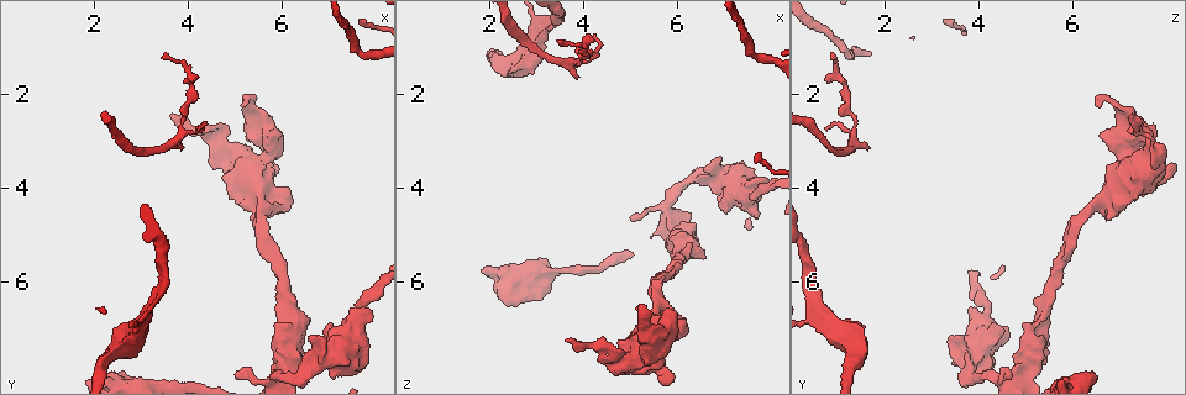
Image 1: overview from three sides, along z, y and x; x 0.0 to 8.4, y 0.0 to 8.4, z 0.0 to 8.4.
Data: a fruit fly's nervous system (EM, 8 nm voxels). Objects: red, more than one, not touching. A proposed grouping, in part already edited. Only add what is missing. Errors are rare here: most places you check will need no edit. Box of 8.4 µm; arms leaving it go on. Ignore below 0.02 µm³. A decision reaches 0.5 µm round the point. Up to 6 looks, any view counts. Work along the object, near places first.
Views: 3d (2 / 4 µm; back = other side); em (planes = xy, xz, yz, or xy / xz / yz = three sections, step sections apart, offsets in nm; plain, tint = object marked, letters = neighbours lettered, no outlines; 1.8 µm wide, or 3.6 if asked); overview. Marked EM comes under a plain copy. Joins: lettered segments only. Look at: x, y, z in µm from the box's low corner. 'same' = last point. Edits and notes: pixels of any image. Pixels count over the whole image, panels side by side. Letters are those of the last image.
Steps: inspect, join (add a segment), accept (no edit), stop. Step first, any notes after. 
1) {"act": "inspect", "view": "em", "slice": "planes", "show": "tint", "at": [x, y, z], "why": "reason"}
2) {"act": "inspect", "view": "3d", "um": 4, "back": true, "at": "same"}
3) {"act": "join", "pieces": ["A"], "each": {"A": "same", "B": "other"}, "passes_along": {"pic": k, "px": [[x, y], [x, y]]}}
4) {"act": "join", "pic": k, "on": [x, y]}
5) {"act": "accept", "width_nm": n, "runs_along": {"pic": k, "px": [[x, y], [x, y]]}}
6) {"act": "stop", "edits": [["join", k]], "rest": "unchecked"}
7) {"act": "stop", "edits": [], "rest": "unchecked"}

{"act": "inspect", "view": "3d", "um": 2, "back": true, "at": [5.20, 2.25, 6.55], "why": "free end"}

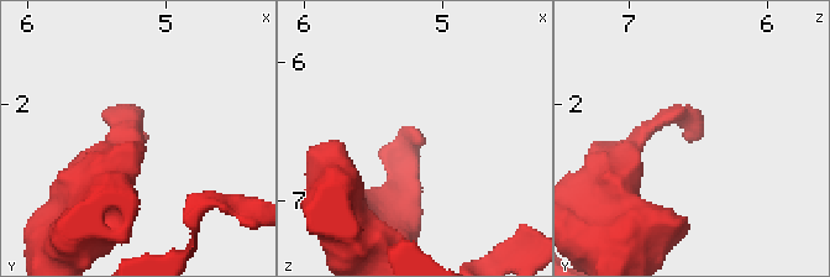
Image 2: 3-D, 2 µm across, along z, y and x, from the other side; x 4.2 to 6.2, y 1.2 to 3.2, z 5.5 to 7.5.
{"act": "inspect", "view": "em", "slice": "planes", "show": "letters", "at": [5.14, 2.28, 6.56], "why": "need the tissue"}

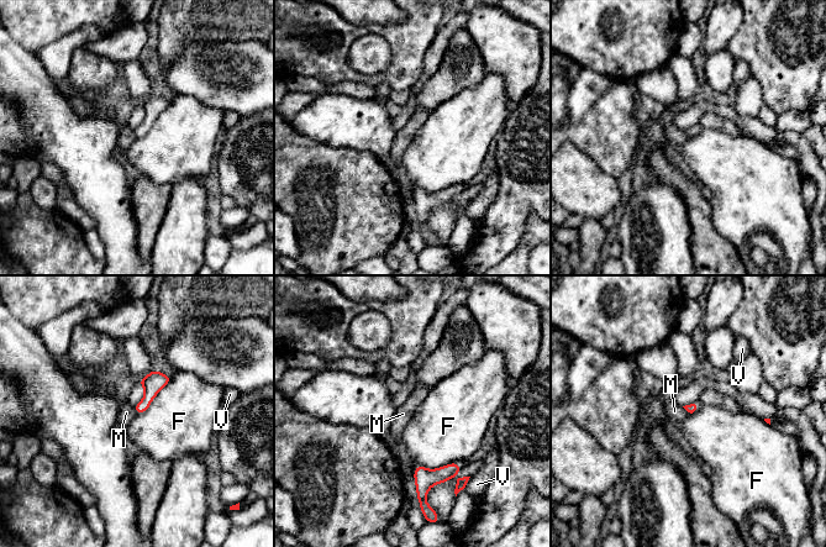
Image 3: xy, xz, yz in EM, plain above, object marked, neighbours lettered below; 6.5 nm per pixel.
{"act": "accept", "each": {"F": "other", "M": "other", "V": "other"}, "border": {"pic": 3, "px": [[132, 406], [137, 413]]}, "found": "none of them fits"}

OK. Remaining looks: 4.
{"act": "inspect", "view": "em", "slice": "xz", "step": 4, "show": "tint", "at": [6.50, 7.15, 3.55], "why": "an open end"}

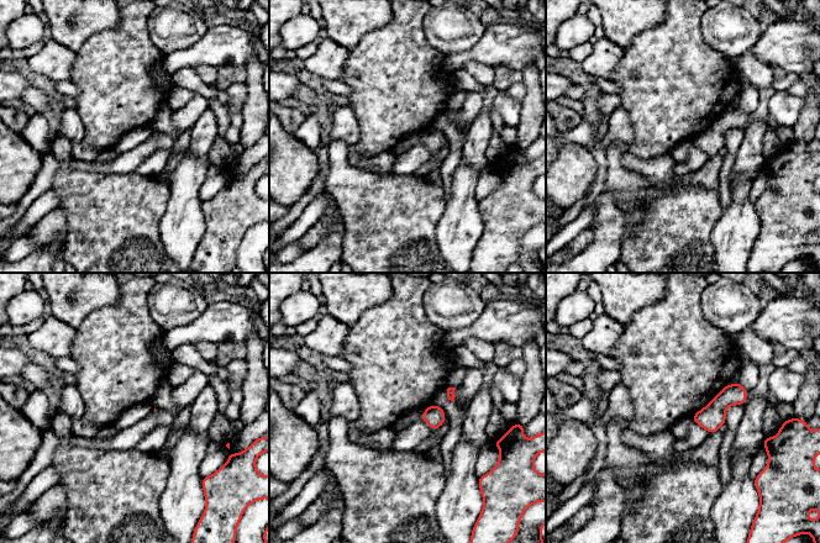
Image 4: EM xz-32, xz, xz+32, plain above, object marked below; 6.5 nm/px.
{"act": "inspect", "view": "em", "slice": "xz", "step": 4, "show": "letters", "at": "same"}

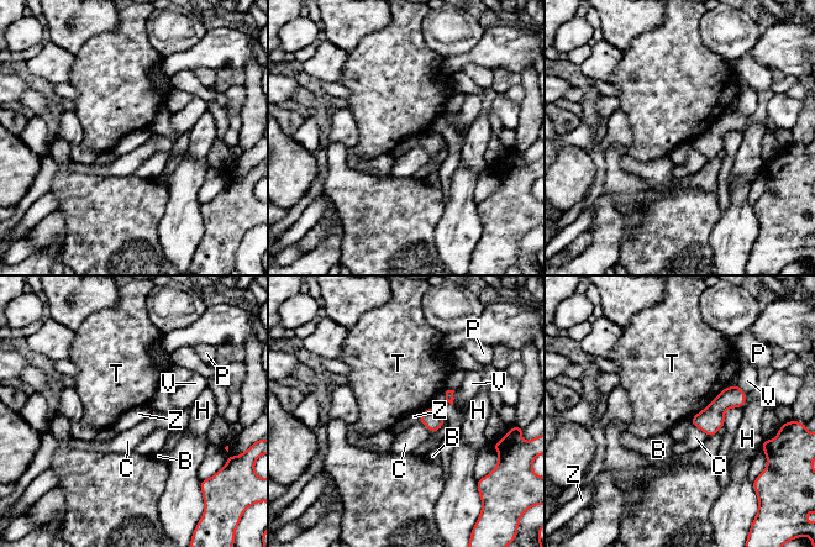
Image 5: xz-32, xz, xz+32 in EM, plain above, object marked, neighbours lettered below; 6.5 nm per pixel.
{"act": "accept", "each": {"B": "other", "C": "other", "H": "other", "P": "other", "T": "other", "V": "other", "Z": "other"}, "border": {"pic": 5, "px": [[426, 410], [417, 421]]}, "found": "no lettered segment goes on from it"}

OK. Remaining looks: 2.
{"act": "inspect", "view": "em", "slice": "planes", "show": "letters", "at": [6.05, 4.45, 6.70], "why": "an open end"}

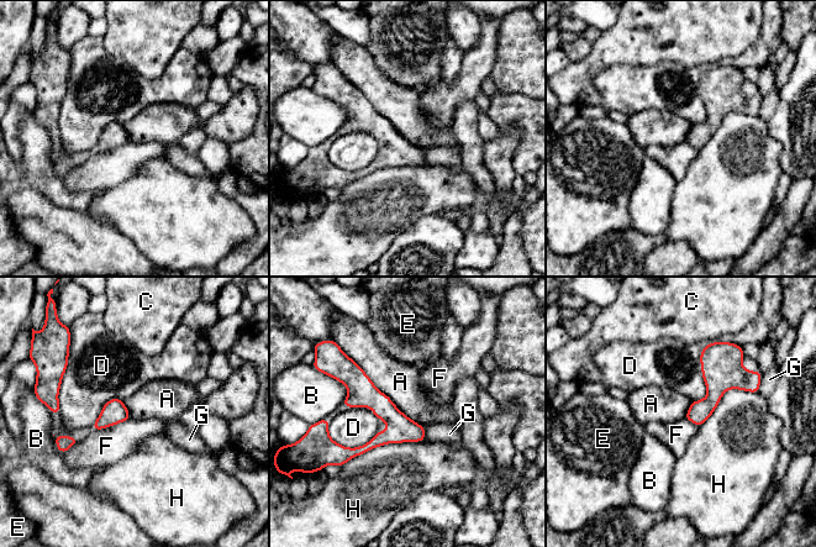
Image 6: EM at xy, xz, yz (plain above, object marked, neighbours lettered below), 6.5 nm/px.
{"act": "accept", "longest_contact_nm": ["A", 700], "each": {"A": "other", "B": "other", "C": "other", "D": "other", "E": "other", "F": "other", "G": "other", "H": "other"}, "border": {"pic": 6, "px": [[347, 354], [403, 413], [424, 427]]}, "found": "none of them fits"}

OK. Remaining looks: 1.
{"act": "stop", "edits": [], "rest": "unchecked"}

